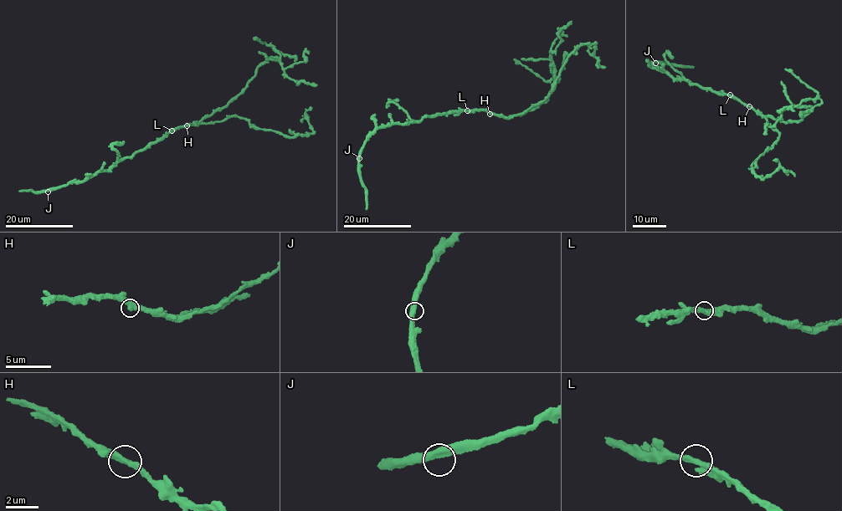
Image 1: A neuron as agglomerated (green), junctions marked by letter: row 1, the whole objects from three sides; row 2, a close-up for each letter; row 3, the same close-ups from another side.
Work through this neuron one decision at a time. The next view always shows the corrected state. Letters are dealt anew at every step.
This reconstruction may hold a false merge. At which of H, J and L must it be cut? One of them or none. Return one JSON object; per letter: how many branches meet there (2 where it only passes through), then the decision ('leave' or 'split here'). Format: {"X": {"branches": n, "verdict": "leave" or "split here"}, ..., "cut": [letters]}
{"H": {"branches": 2, "verdict": "leave"}, "J": {"branches": 2, "verdict": "leave"}, "L": {"branches": 2, "verdict": "leave"}, "cut": []}

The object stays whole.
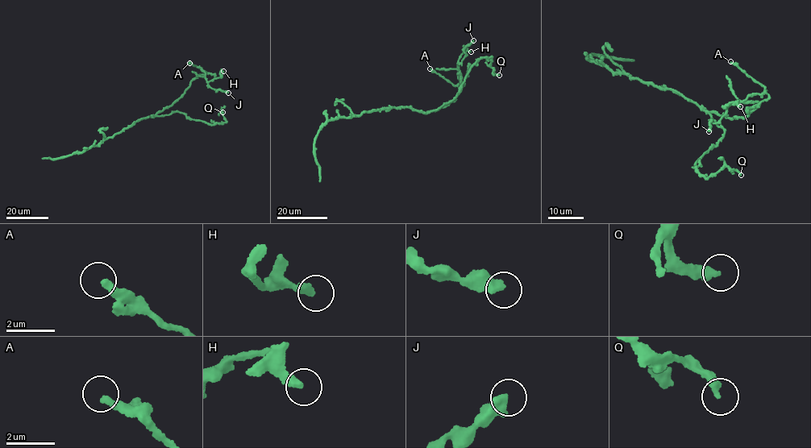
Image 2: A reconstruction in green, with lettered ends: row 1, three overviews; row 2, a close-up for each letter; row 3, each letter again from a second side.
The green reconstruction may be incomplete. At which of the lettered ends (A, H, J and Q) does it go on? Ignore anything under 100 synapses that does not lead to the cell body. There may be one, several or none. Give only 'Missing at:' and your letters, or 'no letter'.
Missing at: no letter

